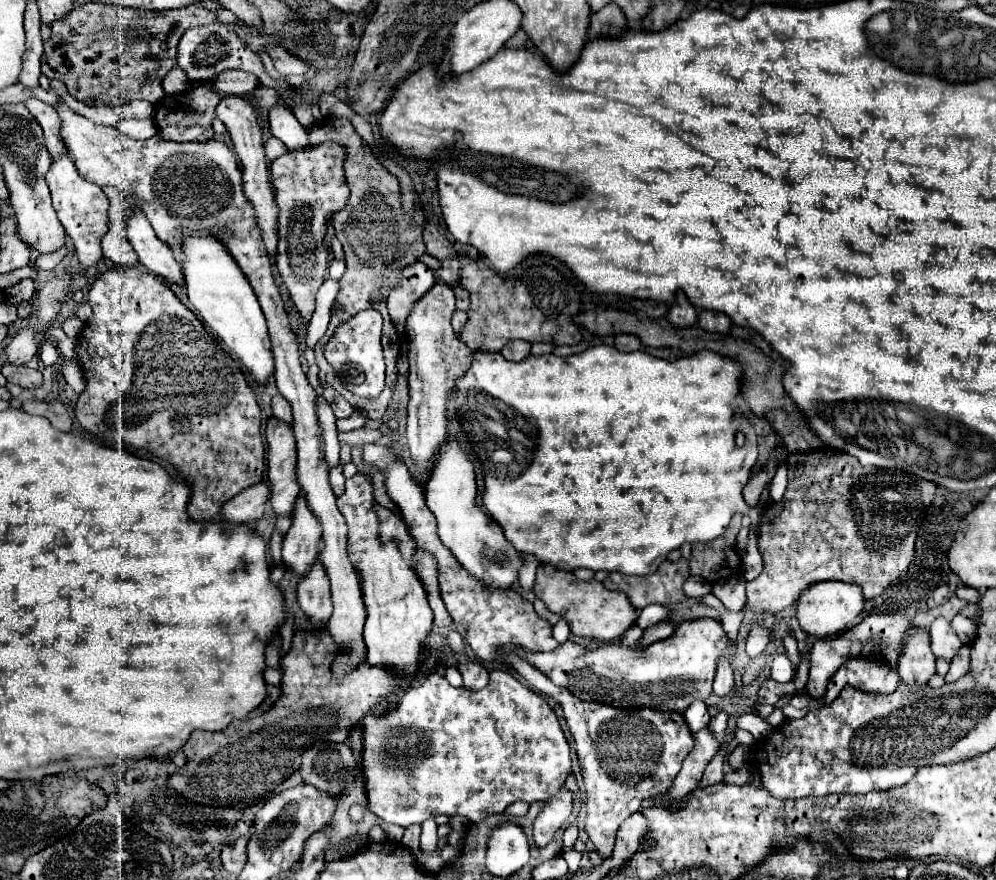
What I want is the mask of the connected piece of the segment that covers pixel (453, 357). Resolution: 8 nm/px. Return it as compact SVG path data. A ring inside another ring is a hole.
M438 282L434 284L422 298L418 298L406 318L406 336L408 336L408 388L410 388L410 402L408 402L408 426L406 426L406 444L410 450L410 456L414 458L418 470L420 470L420 478L426 478L426 470L430 470L430 454L434 454L434 450L438 450L438 446L442 446L442 442L446 440L446 412L448 412L448 400L450 394L454 392L454 386L458 382L458 378L462 378L468 368L472 366L472 350L462 344L450 324L454 312L454 292L450 286Z

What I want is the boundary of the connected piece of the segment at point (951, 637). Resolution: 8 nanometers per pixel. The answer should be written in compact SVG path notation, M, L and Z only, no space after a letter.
M936 618L936 622L928 630L931 649L936 656L942 656L946 660L952 660L952 656L960 650L962 640L952 630L950 622L946 618Z

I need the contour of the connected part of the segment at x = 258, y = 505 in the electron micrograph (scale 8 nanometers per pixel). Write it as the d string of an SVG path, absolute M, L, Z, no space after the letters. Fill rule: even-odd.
M258 482L256 486L248 486L238 496L234 496L226 506L222 508L222 516L228 522L236 524L250 524L264 516L266 504L268 504L270 488L266 482Z

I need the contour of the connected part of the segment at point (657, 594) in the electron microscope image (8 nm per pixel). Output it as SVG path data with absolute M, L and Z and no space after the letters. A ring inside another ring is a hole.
M664 560L660 568L650 576L626 576L620 582L620 590L630 598L632 606L642 610L648 604L670 606L684 600L682 584L690 576L688 560L678 562Z

